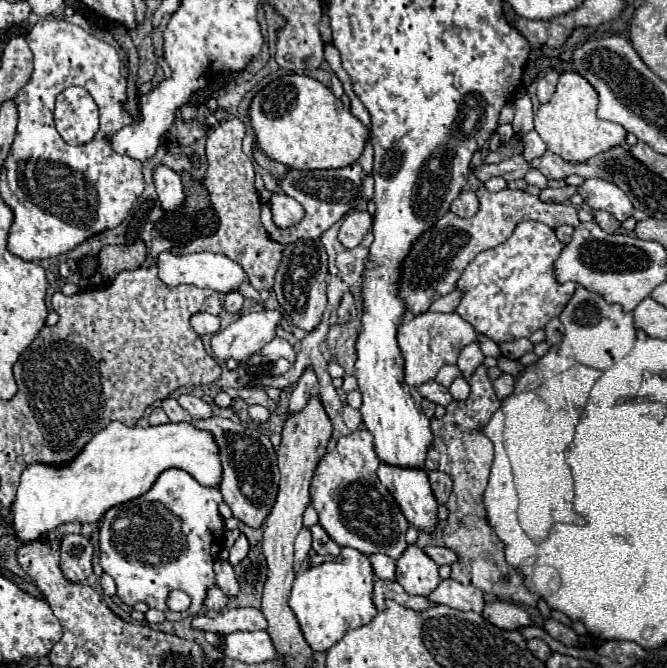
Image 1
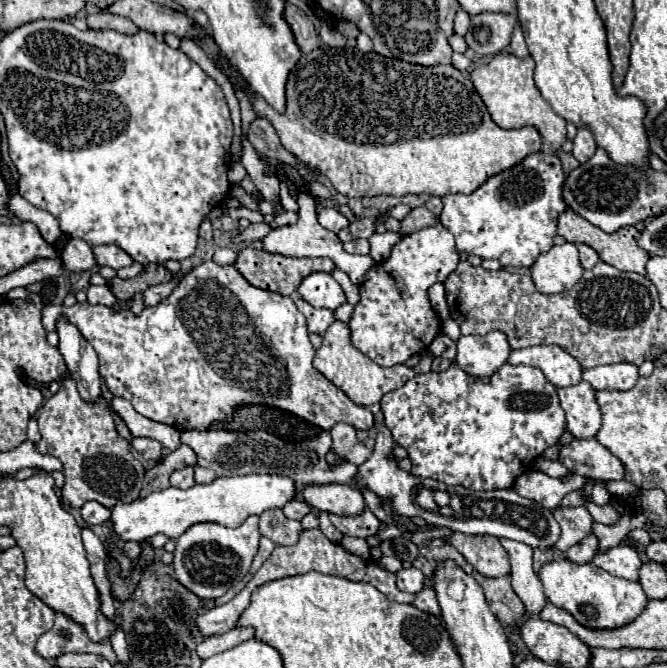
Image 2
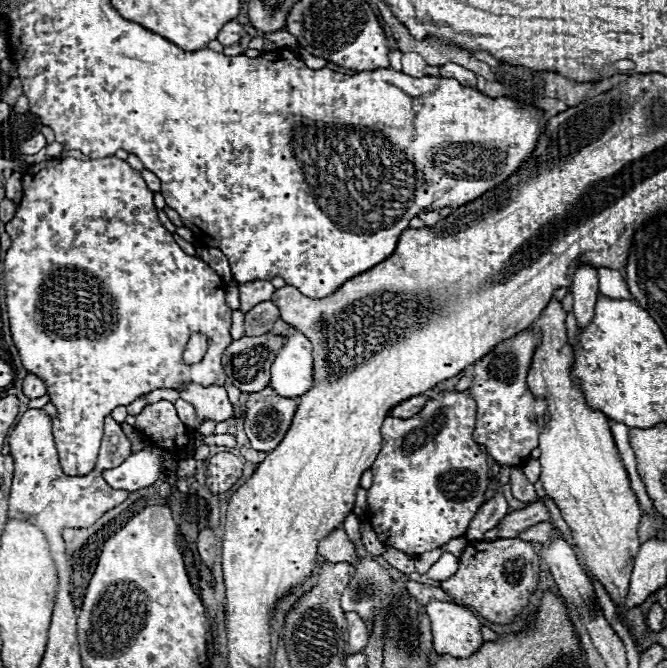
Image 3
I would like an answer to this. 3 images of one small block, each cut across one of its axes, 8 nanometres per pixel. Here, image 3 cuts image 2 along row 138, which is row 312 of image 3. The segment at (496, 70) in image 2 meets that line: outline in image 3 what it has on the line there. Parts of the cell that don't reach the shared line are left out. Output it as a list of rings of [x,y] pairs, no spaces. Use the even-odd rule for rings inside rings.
[[[550,300],[544,314],[532,324],[542,332],[542,338],[528,372],[528,388],[536,398],[546,398],[548,402],[548,424],[540,432],[538,446],[542,450],[540,480],[568,522],[576,546],[584,552],[590,576],[606,588],[614,604],[620,604],[628,594],[630,558],[640,548],[638,524],[642,510],[618,458],[608,418],[586,404],[584,392],[572,376],[574,354],[560,354],[562,346],[568,344],[564,320],[562,304]]]

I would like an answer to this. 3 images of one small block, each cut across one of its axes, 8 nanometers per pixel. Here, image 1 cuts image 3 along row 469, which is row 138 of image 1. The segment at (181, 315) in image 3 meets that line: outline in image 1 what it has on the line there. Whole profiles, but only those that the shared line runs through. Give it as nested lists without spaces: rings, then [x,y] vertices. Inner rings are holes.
[[[70,86],[56,98],[54,124],[70,146],[88,144],[98,132],[98,106],[86,88]]]

